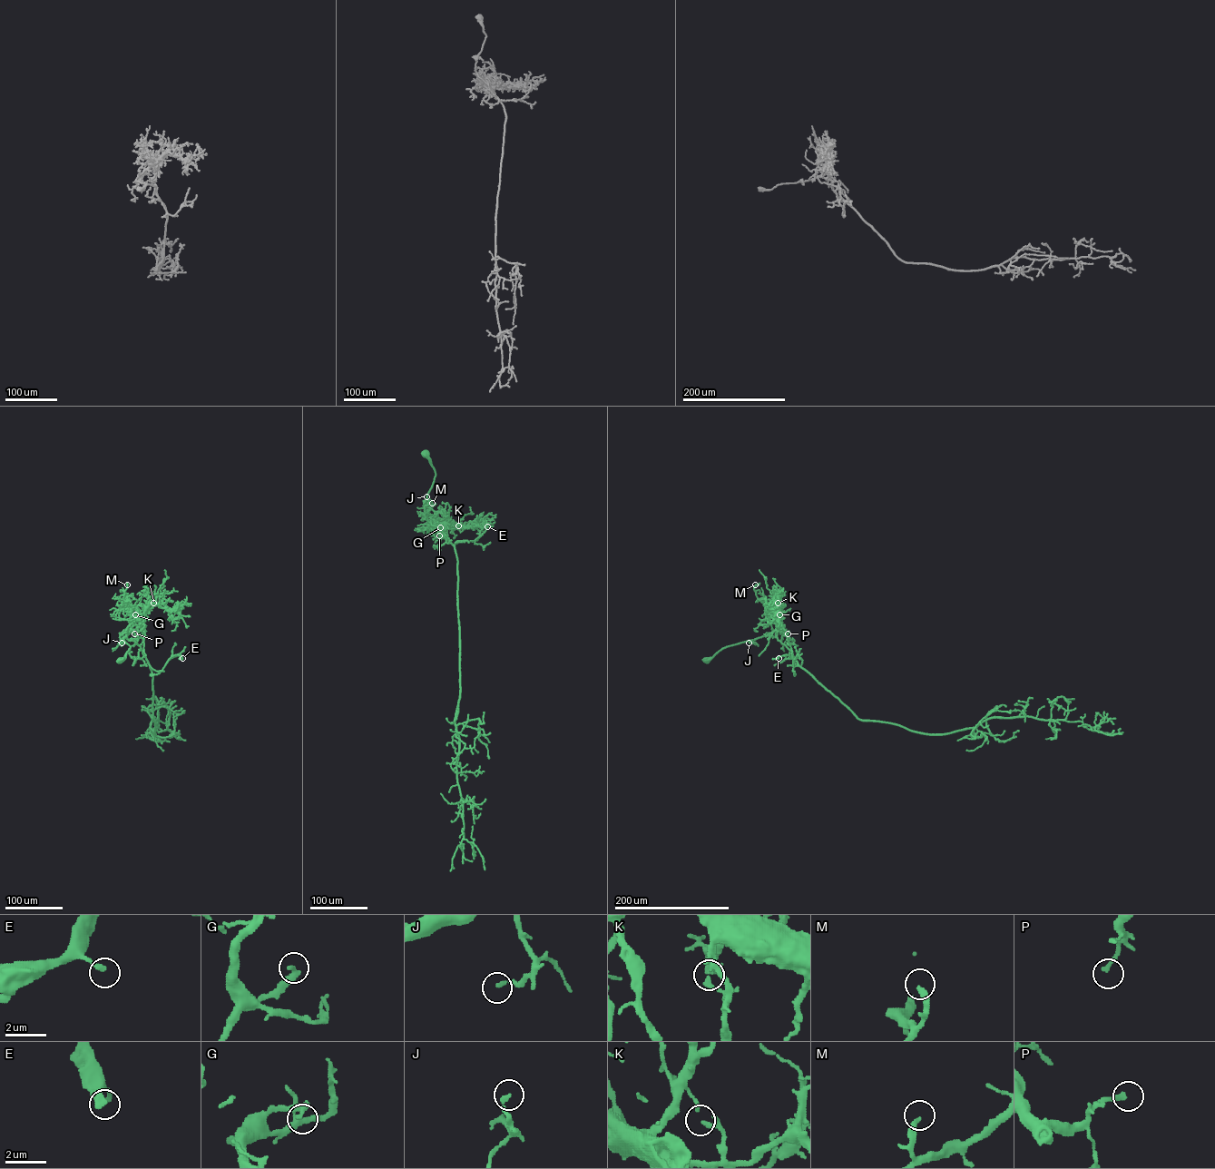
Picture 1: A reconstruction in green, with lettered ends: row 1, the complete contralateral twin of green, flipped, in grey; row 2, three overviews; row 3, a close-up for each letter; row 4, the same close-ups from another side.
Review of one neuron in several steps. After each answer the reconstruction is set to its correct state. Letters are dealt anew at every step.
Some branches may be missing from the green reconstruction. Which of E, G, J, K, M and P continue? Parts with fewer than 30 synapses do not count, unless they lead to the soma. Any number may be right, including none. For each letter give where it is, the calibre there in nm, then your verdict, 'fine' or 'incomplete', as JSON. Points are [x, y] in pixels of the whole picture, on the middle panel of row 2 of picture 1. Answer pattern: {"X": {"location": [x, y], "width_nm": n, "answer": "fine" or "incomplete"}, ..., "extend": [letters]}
{"E": {"location": [487, 526], "width_nm": 190, "answer": "fine"}, "G": {"location": [440, 527], "width_nm": 300, "answer": "fine"}, "J": {"location": [426, 496], "width_nm": 200, "answer": "fine"}, "K": {"location": [458, 525], "width_nm": 220, "answer": "fine"}, "M": {"location": [432, 503], "width_nm": 260, "answer": "fine"}, "P": {"location": [439, 535], "width_nm": 220, "answer": "fine"}, "extend": []}

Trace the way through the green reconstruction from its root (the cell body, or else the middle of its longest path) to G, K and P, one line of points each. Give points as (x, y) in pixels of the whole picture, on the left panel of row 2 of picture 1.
G: (119, 660), (131, 647), (120, 638), (120, 634), (136, 620), (135, 614)
K: (119, 660), (131, 647), (120, 638), (120, 634), (153, 603)
P: (119, 660), (131, 647), (120, 638), (120, 634), (132, 623), (134, 633)

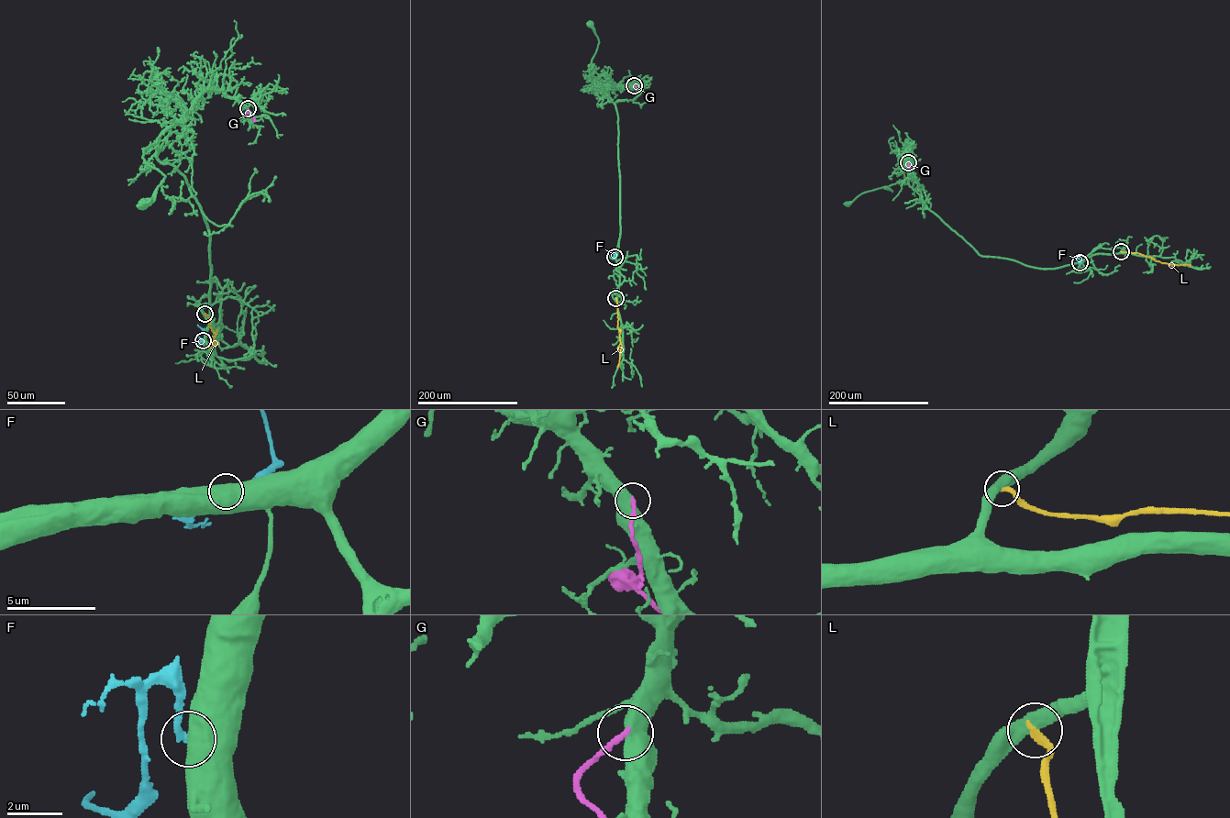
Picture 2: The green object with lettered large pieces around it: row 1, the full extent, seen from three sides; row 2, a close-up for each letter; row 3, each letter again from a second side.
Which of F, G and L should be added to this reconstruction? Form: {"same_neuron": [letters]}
{"same_neuron": []}

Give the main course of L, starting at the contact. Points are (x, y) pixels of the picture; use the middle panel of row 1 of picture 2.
L: (615, 298), (622, 347), (618, 367)

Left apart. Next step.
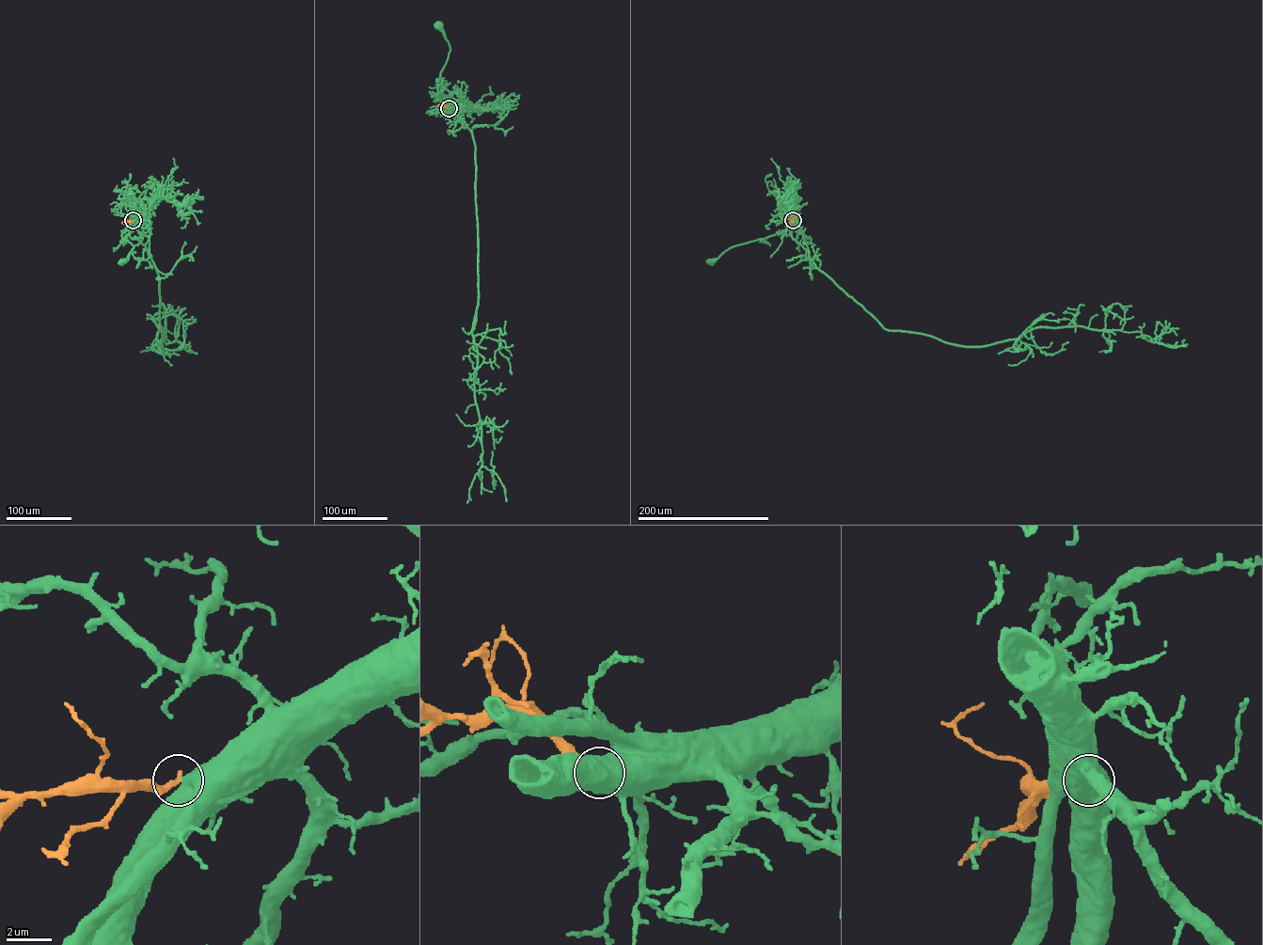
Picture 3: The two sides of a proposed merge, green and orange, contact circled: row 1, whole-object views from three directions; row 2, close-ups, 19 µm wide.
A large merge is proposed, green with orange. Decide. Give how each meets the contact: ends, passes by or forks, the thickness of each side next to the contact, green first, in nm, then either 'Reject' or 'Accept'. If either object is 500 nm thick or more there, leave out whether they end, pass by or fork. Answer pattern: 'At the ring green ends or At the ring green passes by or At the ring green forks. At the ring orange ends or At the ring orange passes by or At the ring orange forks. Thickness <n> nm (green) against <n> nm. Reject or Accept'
Thickness 700 nm (green) against 240 nm. Accept

